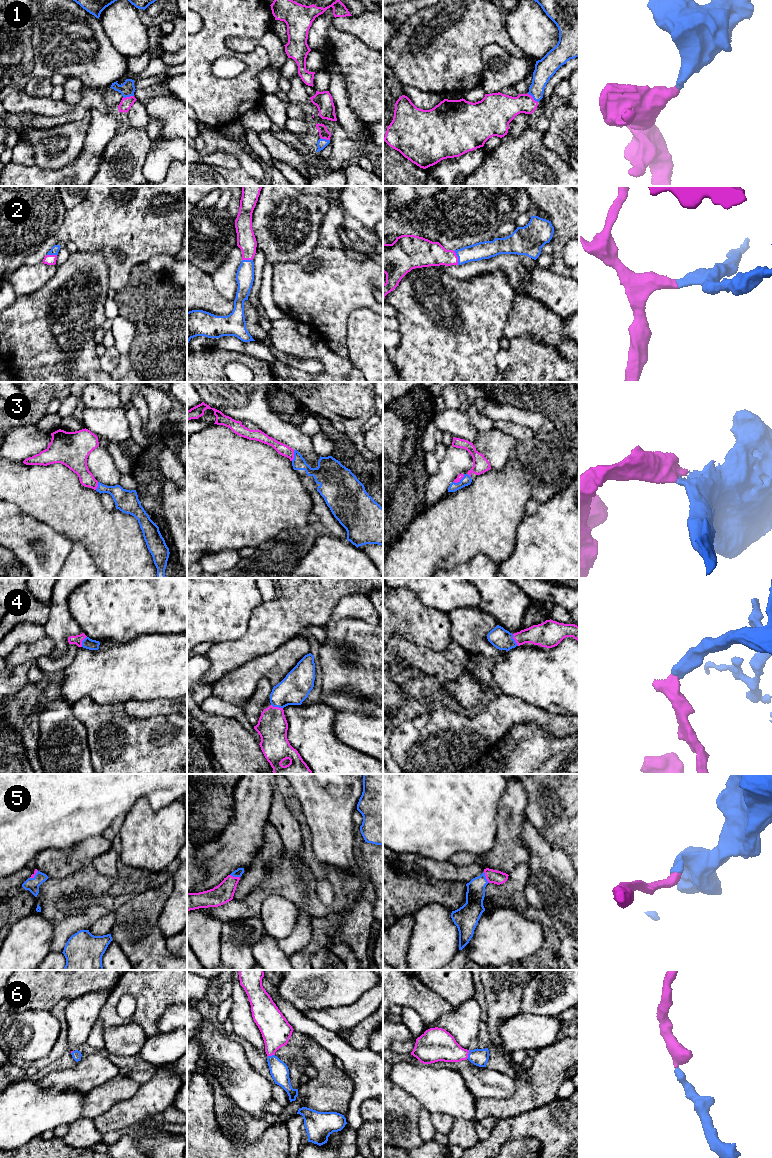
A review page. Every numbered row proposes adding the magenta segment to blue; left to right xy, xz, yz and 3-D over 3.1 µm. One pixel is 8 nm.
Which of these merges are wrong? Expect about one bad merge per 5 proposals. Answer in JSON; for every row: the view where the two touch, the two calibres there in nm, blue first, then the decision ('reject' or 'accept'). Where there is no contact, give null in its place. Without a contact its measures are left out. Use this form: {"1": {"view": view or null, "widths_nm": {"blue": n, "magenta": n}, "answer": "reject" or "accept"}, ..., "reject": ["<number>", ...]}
{"1": {"view": "yz", "widths_nm": {"blue": 160, "magenta": 220}, "answer": "accept"}, "2": {"view": "yz", "widths_nm": {"blue": 140, "magenta": 220}, "answer": "accept"}, "3": {"view": "xz", "widths_nm": {"blue": 110, "magenta": 90}, "answer": "accept"}, "4": {"view": "xz", "widths_nm": {"blue": 240, "magenta": 240}, "answer": "accept"}, "5": {"view": "yz", "widths_nm": {"blue": 150, "magenta": 110}, "answer": "accept"}, "6": {"view": "yz", "widths_nm": {"blue": 140, "magenta": 260}, "answer": "accept"}, "reject": []}

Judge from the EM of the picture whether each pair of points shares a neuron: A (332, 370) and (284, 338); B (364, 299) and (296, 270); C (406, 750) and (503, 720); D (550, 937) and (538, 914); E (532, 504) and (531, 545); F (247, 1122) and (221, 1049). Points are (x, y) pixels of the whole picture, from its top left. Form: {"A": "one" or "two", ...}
{"A": "one", "B": "one", "C": "one", "D": "one", "E": "two", "F": "two"}

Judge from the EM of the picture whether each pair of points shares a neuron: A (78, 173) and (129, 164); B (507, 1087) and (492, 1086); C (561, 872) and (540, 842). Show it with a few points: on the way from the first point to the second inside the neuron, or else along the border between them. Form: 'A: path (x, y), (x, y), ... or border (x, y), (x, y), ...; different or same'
A: border (102, 154), (97, 171), (93, 175); different
B: path (503, 1086), (496, 1086); same
C: path (554, 865), (540, 849); same

